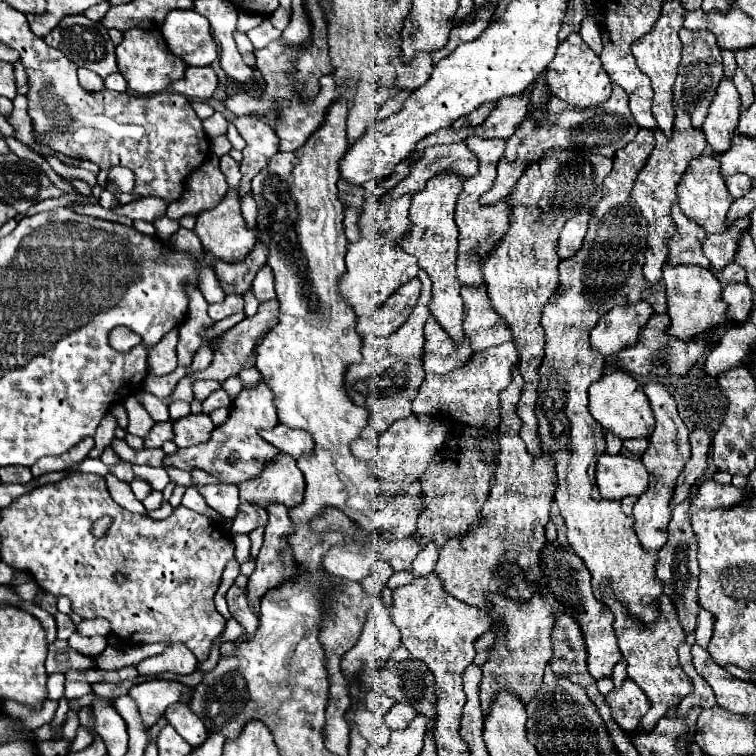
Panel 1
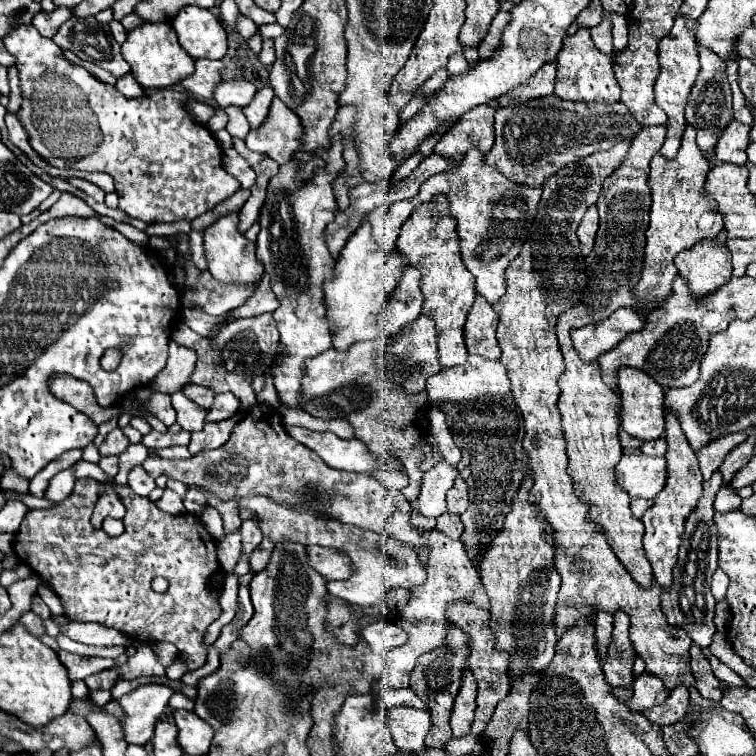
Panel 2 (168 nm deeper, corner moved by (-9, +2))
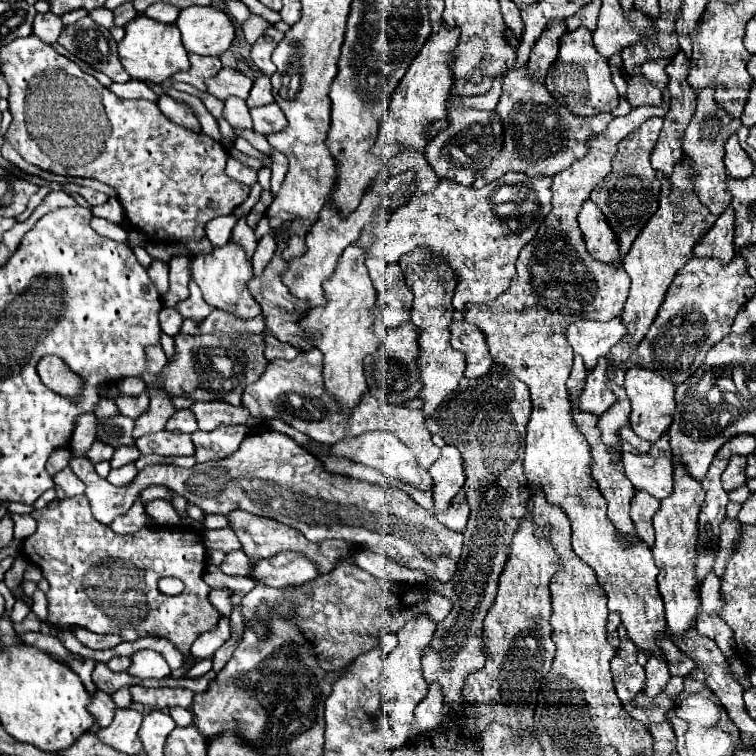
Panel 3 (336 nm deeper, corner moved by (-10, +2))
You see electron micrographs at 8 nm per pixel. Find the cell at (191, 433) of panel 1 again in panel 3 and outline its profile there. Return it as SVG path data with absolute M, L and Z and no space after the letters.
M224 425L214 431L194 431L192 443L196 447L196 461L218 461L230 457L248 435L248 427L242 425Z

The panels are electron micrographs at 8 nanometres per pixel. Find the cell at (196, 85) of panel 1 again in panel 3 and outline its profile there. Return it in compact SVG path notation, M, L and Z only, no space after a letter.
M190 53L190 69L188 71L180 71L174 75L174 81L182 81L182 83L190 83L200 91L206 91L204 79L216 75L222 69L222 63L218 57L200 57L196 53Z

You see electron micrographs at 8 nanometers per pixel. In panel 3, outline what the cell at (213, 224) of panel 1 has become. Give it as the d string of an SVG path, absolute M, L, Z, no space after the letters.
M230 241L224 247L214 247L212 255L196 255L190 263L190 273L196 285L200 287L204 301L210 307L222 309L222 311L226 311L228 307L234 307L238 311L238 319L252 319L260 315L258 303L254 301L246 285L252 277L252 263L246 261L242 247L238 247L236 243Z

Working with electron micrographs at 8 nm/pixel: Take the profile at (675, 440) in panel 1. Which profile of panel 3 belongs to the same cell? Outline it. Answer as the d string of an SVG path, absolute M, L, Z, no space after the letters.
M678 463L674 467L674 491L666 499L660 501L660 509L654 515L654 561L660 569L658 573L658 591L664 601L664 615L666 627L674 635L682 635L696 623L696 615L700 609L700 595L698 595L698 579L694 575L696 567L696 541L698 541L698 513L700 505L704 503L704 489L698 481L694 481L686 469Z

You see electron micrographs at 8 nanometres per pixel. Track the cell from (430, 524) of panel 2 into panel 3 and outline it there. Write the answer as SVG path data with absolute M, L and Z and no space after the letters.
M318 349L300 351L298 357L292 361L284 361L284 359L268 361L260 379L250 387L246 387L242 395L242 407L246 407L250 415L258 421L280 419L320 443L334 445L346 437L364 435L366 431L388 431L398 435L398 439L402 439L414 451L422 467L430 467L440 457L440 449L432 443L430 439L432 435L424 427L424 417L422 411L418 409L394 407L390 403L382 403L380 399L374 399L372 393L366 393L358 407L354 407L352 411L342 411L338 403L324 391L322 353Z

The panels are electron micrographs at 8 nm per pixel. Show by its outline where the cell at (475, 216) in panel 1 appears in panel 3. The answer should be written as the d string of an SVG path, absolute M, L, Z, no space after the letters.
M506 173L504 177L492 181L490 185L482 189L474 187L464 187L458 183L450 183L446 179L440 181L438 189L430 195L414 195L404 207L398 207L386 223L378 225L374 229L376 243L372 249L372 255L382 259L384 263L398 263L402 255L414 251L416 247L428 247L434 257L444 261L456 275L458 285L454 291L452 305L458 311L464 311L464 305L470 301L476 303L486 303L496 299L504 289L508 289L512 277L516 275L514 263L518 259L520 249L532 241L536 235L542 219L552 211L552 191L550 191L552 179L550 177L528 177L522 173Z

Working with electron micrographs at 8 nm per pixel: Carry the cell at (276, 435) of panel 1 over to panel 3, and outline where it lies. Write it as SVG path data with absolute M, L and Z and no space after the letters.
M370 431L370 433L364 433L360 437L354 437L354 439L344 439L344 441L336 443L336 445L330 445L330 455L342 457L342 459L350 459L350 461L356 461L356 463L362 463L362 465L368 465L368 467L374 467L380 473L384 473L384 475L388 475L392 479L398 479L400 483L412 485L412 487L416 487L420 491L428 491L434 485L430 473L416 461L414 453L392 433Z

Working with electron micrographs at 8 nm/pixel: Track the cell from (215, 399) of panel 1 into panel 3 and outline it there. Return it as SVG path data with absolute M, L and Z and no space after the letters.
M208 401L208 403L194 403L190 407L194 411L194 417L198 419L200 431L214 431L220 425L246 425L252 427L258 423L252 419L242 407L234 407L224 401Z

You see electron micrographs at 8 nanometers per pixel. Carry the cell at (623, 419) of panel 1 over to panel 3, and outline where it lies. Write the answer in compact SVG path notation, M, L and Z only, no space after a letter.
M630 367L626 371L626 381L624 381L624 389L626 395L632 403L632 415L630 415L630 427L634 429L634 433L650 443L658 441L670 427L672 419L674 419L674 409L676 409L676 401L674 401L674 383L670 383L668 379L642 369L642 367Z

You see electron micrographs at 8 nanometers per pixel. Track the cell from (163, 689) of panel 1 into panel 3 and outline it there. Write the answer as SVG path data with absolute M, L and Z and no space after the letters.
M116 709L114 721L108 727L94 727L94 735L108 747L118 749L126 755L138 755L142 743L138 739L138 729L142 725L142 713L134 709Z

